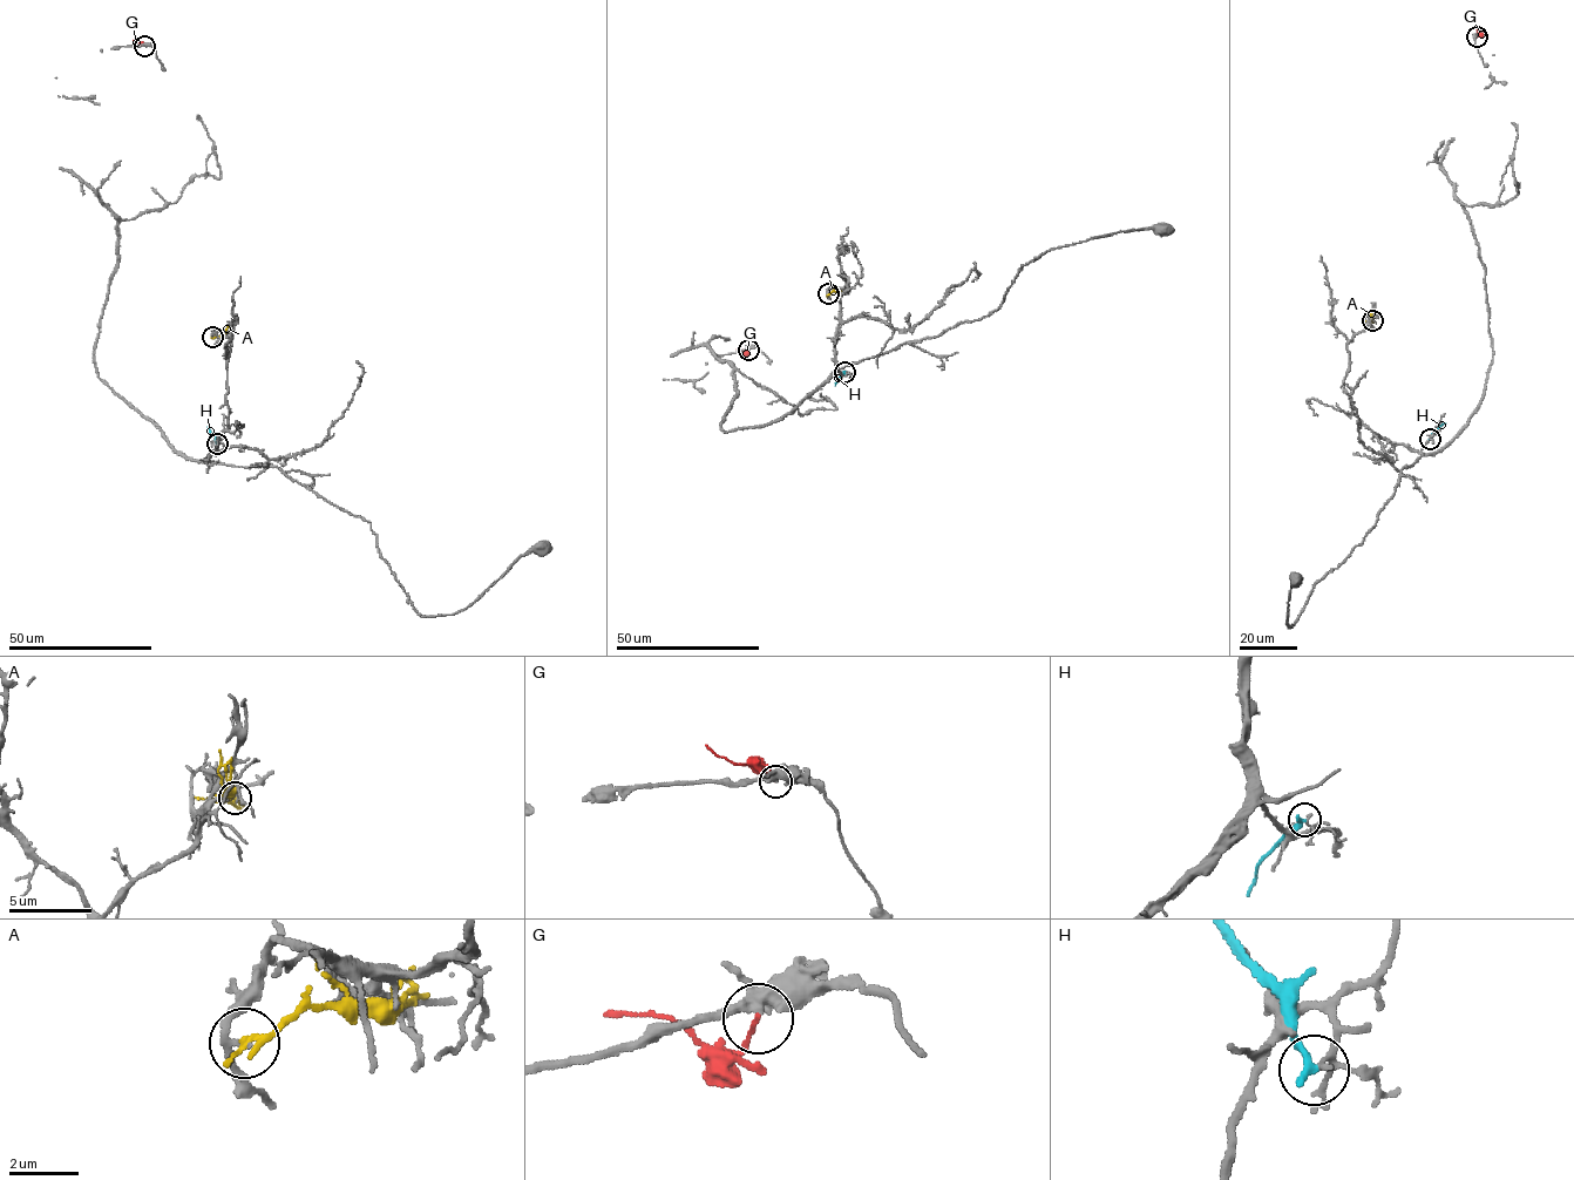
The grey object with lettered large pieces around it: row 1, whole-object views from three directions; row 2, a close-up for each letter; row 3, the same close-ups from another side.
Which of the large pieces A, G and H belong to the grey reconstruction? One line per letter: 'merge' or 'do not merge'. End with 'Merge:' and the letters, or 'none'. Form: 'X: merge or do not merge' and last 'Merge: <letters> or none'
A: do not merge
G: do not merge
H: do not merge
Merge: none

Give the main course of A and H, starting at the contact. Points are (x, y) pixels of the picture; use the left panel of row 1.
A: (212, 337), (221, 336), (228, 326)
H: (217, 443), (207, 426)

